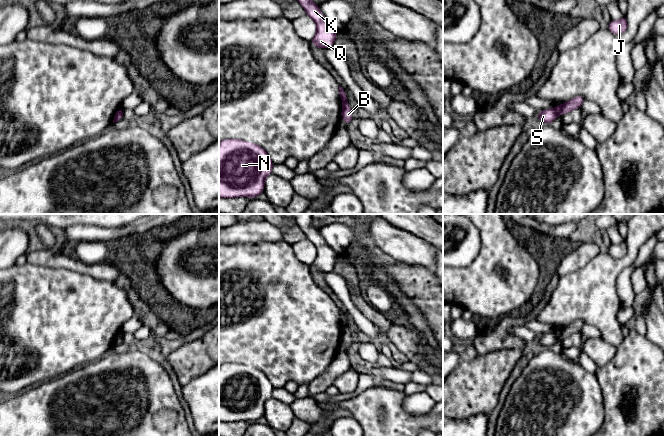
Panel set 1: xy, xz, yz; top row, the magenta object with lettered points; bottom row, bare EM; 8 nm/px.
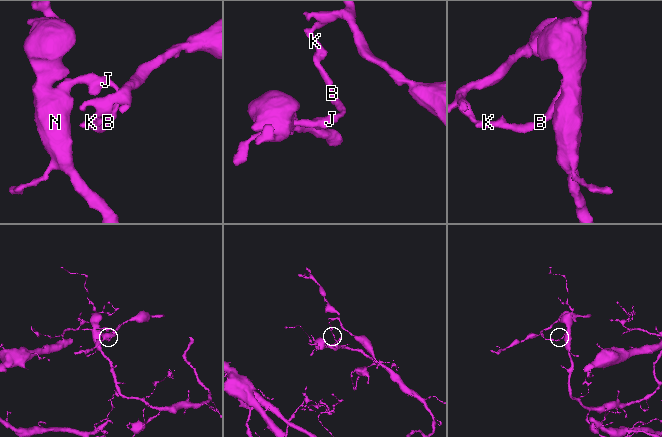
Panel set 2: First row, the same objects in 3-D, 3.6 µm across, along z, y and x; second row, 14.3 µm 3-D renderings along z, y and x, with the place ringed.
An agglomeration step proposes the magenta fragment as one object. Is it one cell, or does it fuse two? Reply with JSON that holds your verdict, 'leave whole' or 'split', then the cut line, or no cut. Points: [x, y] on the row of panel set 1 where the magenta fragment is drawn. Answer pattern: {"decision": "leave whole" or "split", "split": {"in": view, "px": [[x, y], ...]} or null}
{"decision": "split", "split": {"in": "yz", "px": [[554, 108], [559, 113]]}}

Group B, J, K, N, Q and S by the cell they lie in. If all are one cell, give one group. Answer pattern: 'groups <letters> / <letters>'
groups B J N / K Q S

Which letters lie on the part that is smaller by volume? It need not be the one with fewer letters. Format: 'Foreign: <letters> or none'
Foreign: K, Q, S

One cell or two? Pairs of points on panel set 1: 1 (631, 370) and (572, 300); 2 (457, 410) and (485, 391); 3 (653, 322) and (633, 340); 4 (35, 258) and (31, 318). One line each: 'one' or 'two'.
1: two
2: one
3: two
4: two

